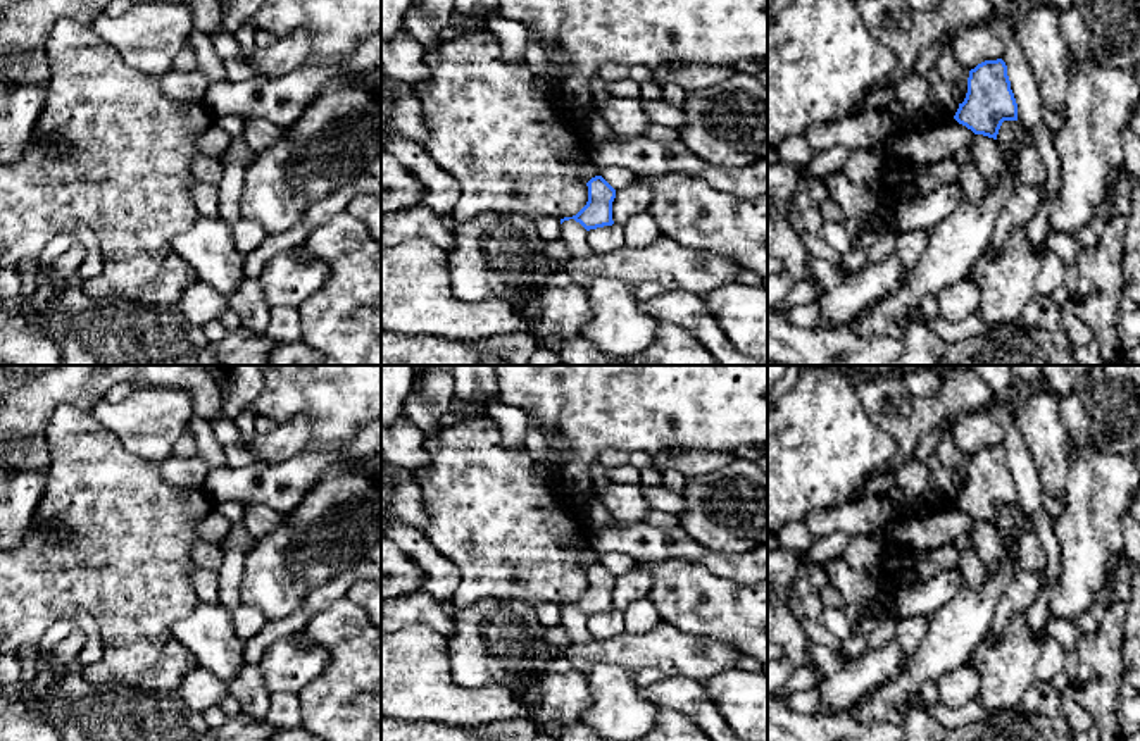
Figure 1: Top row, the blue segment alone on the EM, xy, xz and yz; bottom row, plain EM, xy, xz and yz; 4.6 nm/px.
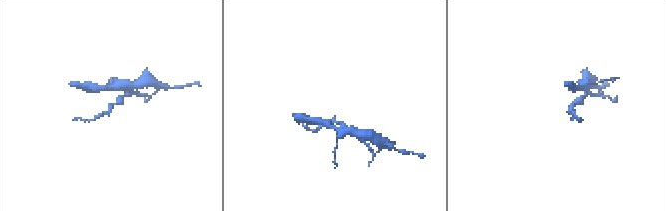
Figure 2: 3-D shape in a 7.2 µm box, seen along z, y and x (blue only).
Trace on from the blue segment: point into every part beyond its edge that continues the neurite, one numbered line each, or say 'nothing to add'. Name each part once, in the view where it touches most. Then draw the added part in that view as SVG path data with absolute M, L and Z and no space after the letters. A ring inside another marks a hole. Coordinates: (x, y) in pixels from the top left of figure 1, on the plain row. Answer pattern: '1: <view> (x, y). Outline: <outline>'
nothing to add

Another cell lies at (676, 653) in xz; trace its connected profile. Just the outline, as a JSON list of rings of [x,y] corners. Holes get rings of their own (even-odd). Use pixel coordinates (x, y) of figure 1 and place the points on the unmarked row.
[[[661,620],[643,634],[624,632],[585,644],[571,643],[566,646],[566,657],[581,672],[604,663],[631,670],[655,667],[671,677],[705,682],[716,674],[735,669],[740,653],[733,646],[683,632]]]

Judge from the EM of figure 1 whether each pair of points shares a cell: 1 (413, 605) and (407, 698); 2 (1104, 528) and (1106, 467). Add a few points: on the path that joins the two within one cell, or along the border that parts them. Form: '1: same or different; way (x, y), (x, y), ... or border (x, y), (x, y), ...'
1: different; border (399, 629), (428, 624), (445, 636)
2: same; way (1104, 512), (1106, 483)

